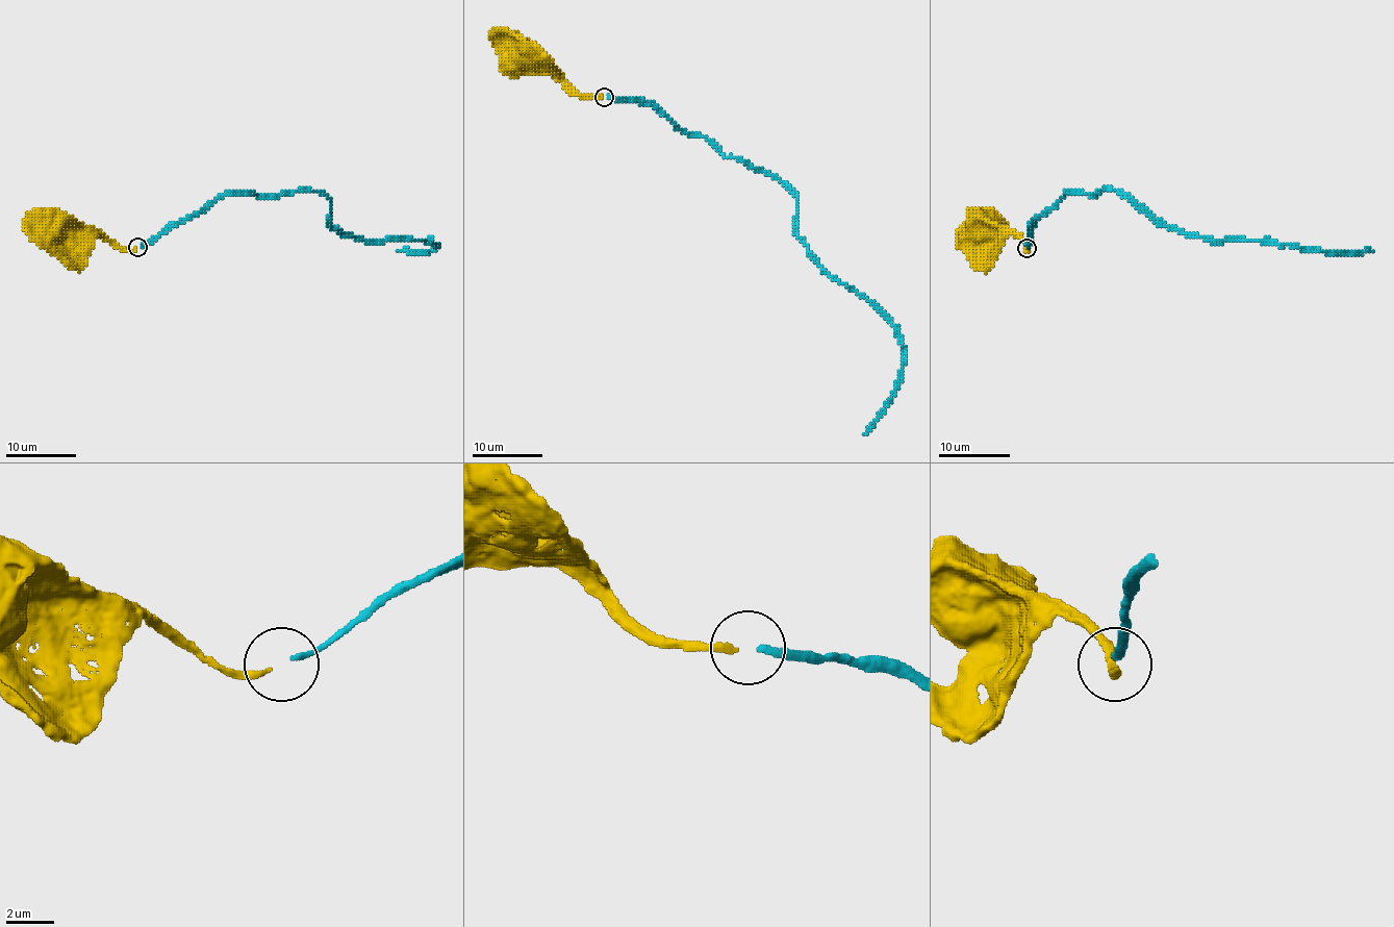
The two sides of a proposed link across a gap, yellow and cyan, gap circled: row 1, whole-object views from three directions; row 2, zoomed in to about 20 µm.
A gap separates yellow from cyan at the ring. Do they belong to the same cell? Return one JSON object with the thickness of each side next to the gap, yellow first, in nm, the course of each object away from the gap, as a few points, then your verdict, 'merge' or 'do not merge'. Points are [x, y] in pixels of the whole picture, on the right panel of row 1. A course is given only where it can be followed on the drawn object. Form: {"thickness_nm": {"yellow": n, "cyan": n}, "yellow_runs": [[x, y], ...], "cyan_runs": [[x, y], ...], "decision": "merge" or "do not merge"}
{"thickness_nm": {"yellow": 240, "cyan": 240}, "yellow_runs": [[1028, 249], [1015, 234], [983, 237], [981, 229]], "cyan_runs": [[1028, 247], [1030, 227], [1065, 193], [1117, 190], [1164, 223], [1218, 242], [1372, 250]], "decision": "merge"}

